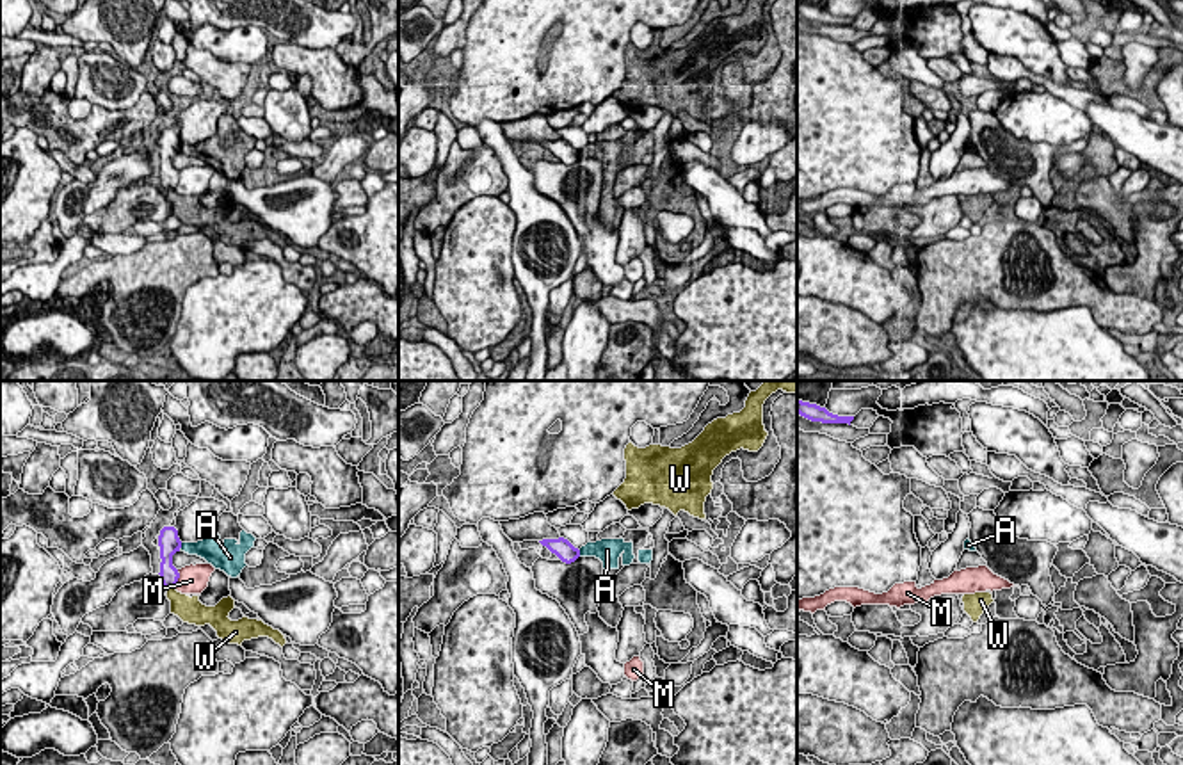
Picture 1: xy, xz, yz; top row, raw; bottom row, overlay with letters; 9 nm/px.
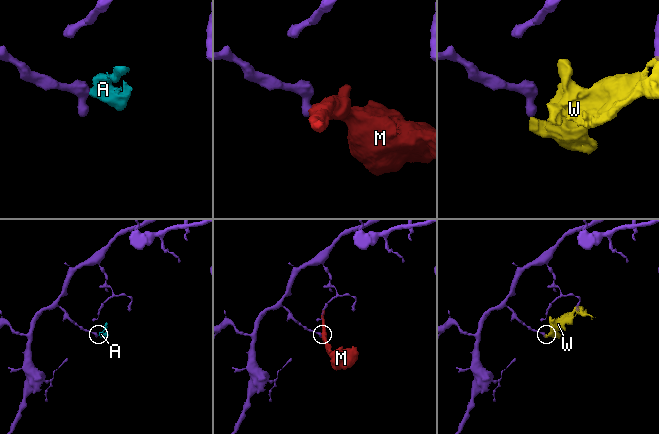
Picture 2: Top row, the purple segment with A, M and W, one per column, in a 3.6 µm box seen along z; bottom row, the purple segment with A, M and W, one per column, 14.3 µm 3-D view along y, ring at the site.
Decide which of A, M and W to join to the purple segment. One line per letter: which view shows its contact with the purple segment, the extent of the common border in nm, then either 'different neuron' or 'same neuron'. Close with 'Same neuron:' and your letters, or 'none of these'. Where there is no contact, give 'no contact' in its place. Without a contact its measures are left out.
A: contact in xy; length 70 nm; different neuron
M: contact in xy; length 170 nm; different neuron
W: contact in xy; length 70 nm; different neuron
Same neuron: none of these

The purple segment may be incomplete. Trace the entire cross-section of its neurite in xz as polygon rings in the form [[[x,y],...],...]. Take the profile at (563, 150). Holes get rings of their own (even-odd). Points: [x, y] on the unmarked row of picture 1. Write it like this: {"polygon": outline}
{"polygon": [[[543,141],[539,142],[546,148],[551,155],[555,155],[562,164],[571,165],[580,158],[580,151],[575,149],[567,141]]]}

